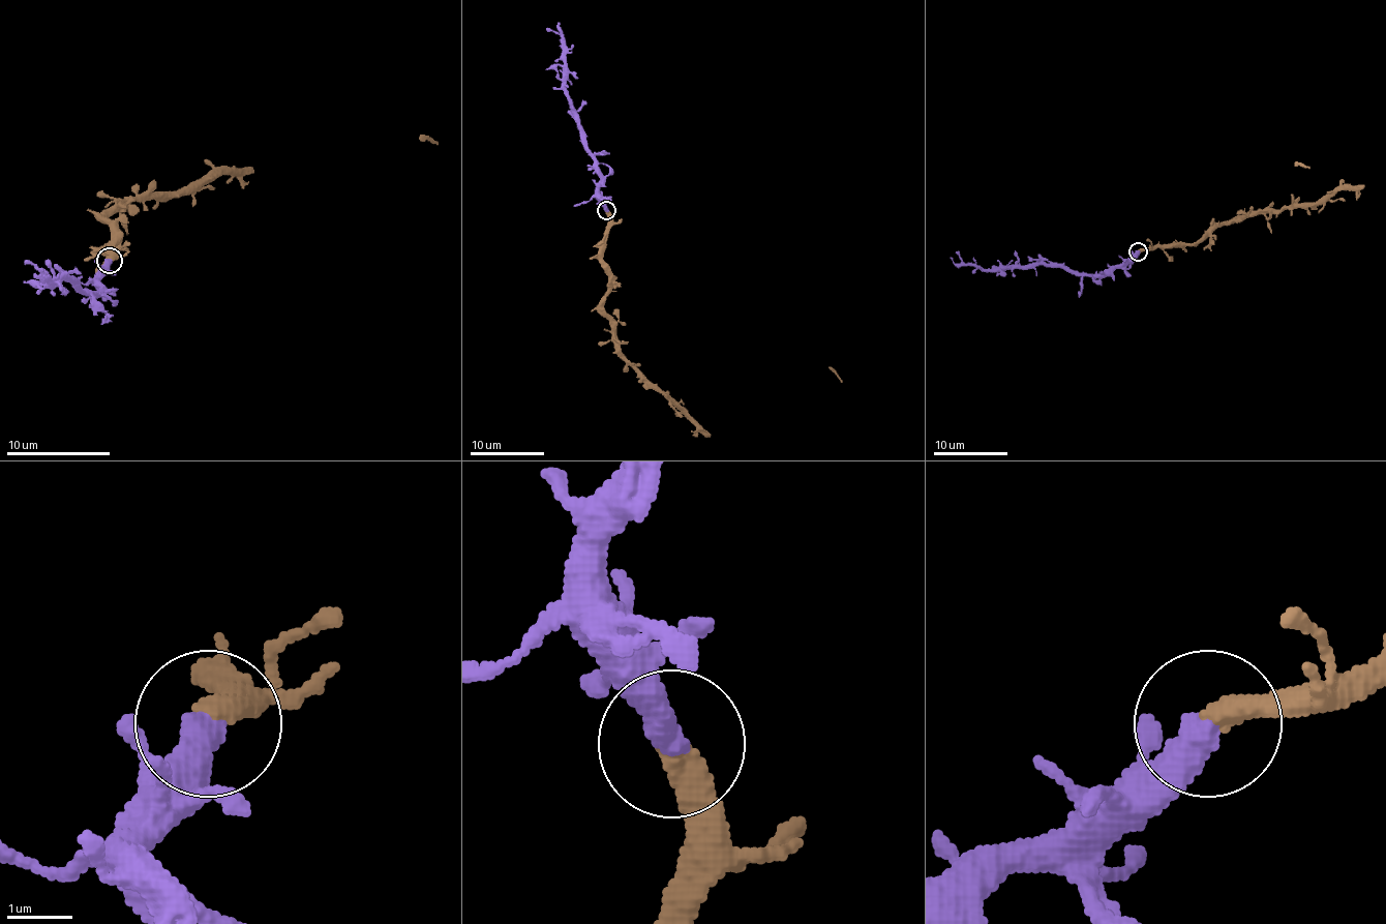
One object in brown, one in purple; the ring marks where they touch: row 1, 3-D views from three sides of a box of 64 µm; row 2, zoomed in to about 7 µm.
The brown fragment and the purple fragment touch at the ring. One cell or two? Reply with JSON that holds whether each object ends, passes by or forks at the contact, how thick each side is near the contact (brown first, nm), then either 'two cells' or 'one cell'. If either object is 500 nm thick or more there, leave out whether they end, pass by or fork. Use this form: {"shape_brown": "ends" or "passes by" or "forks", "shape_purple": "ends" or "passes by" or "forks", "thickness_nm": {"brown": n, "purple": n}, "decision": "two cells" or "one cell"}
{"thickness_nm": {"brown": 420, "purple": 500}, "decision": "one cell"}

